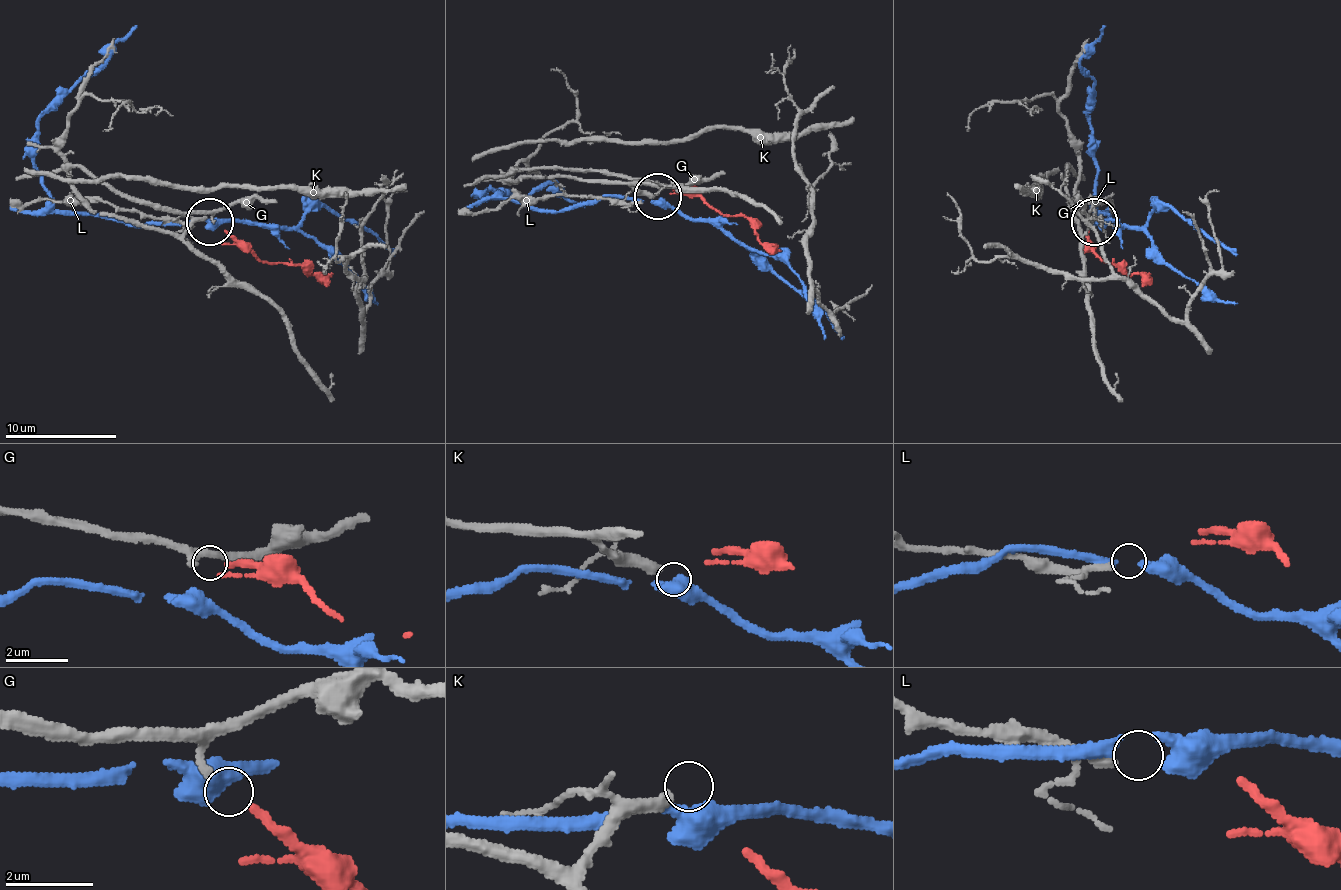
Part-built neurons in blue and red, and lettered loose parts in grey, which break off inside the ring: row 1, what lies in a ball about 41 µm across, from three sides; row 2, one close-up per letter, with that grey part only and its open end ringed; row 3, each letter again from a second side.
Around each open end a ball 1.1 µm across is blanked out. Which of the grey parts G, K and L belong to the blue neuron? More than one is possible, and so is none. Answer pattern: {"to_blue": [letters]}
{"to_blue": []}

